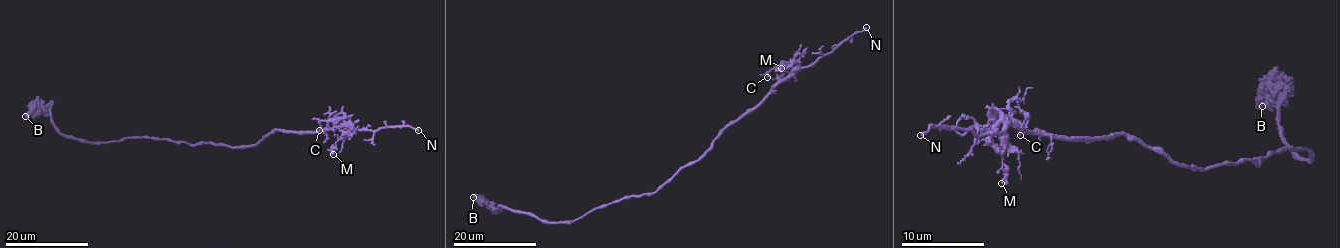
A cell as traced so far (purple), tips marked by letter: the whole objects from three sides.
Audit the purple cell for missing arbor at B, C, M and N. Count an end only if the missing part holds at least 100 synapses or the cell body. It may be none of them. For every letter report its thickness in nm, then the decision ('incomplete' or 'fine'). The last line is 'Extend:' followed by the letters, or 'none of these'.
B: calibre 500 nm; fine
C: calibre 120 nm; fine
M: calibre 280 nm; fine
N: calibre 280 nm; incomplete
Extend: N

